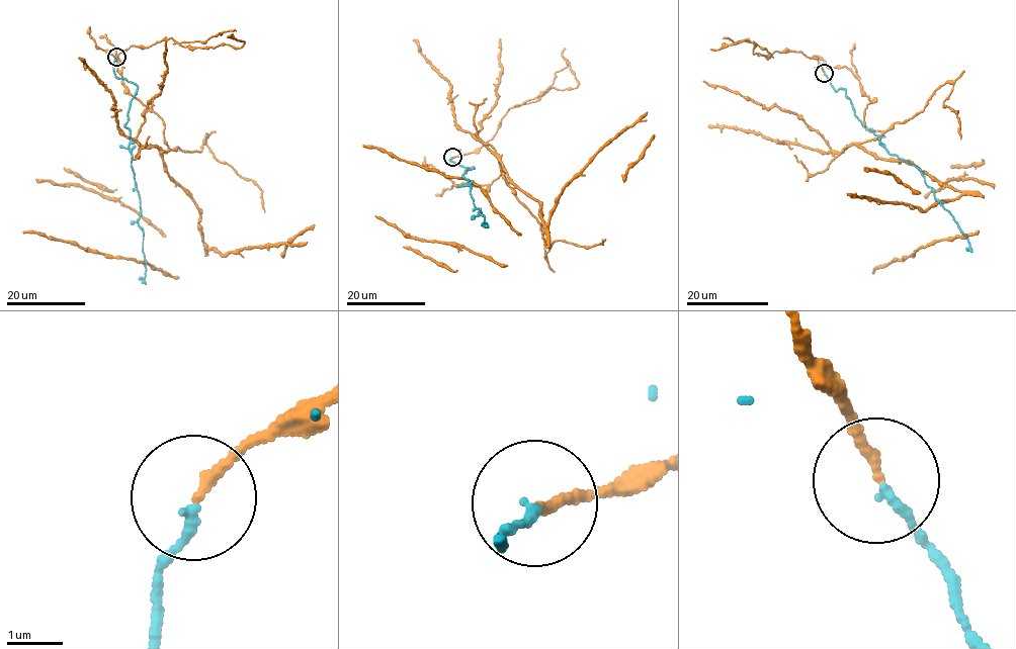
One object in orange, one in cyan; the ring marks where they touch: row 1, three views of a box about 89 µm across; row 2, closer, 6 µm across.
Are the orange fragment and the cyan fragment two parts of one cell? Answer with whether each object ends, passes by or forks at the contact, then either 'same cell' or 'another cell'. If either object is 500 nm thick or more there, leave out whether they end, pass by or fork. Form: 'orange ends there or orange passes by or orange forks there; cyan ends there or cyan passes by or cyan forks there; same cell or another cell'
orange ends there; cyan ends there; another cell

